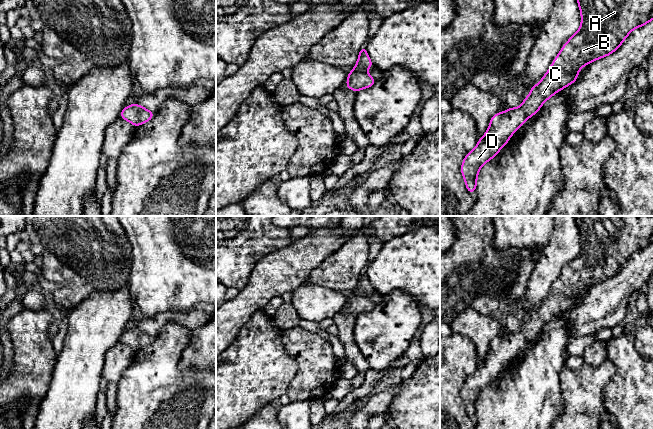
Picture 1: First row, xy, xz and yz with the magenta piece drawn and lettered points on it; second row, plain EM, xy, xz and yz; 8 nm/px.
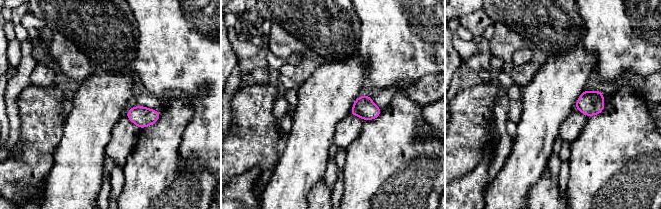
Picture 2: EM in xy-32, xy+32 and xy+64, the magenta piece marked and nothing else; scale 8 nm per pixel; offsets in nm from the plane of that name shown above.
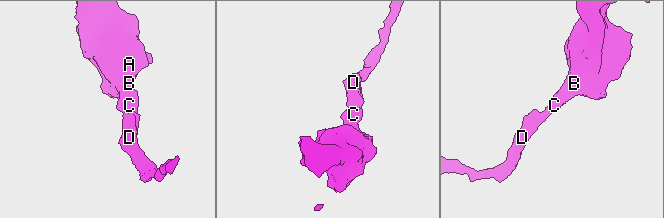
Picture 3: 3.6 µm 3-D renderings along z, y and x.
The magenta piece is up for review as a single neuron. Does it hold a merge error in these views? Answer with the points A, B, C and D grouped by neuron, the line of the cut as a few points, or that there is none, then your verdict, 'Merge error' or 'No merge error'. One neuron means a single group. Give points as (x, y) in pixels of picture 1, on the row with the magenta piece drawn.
Groups: A B C D. No split. No merge error

